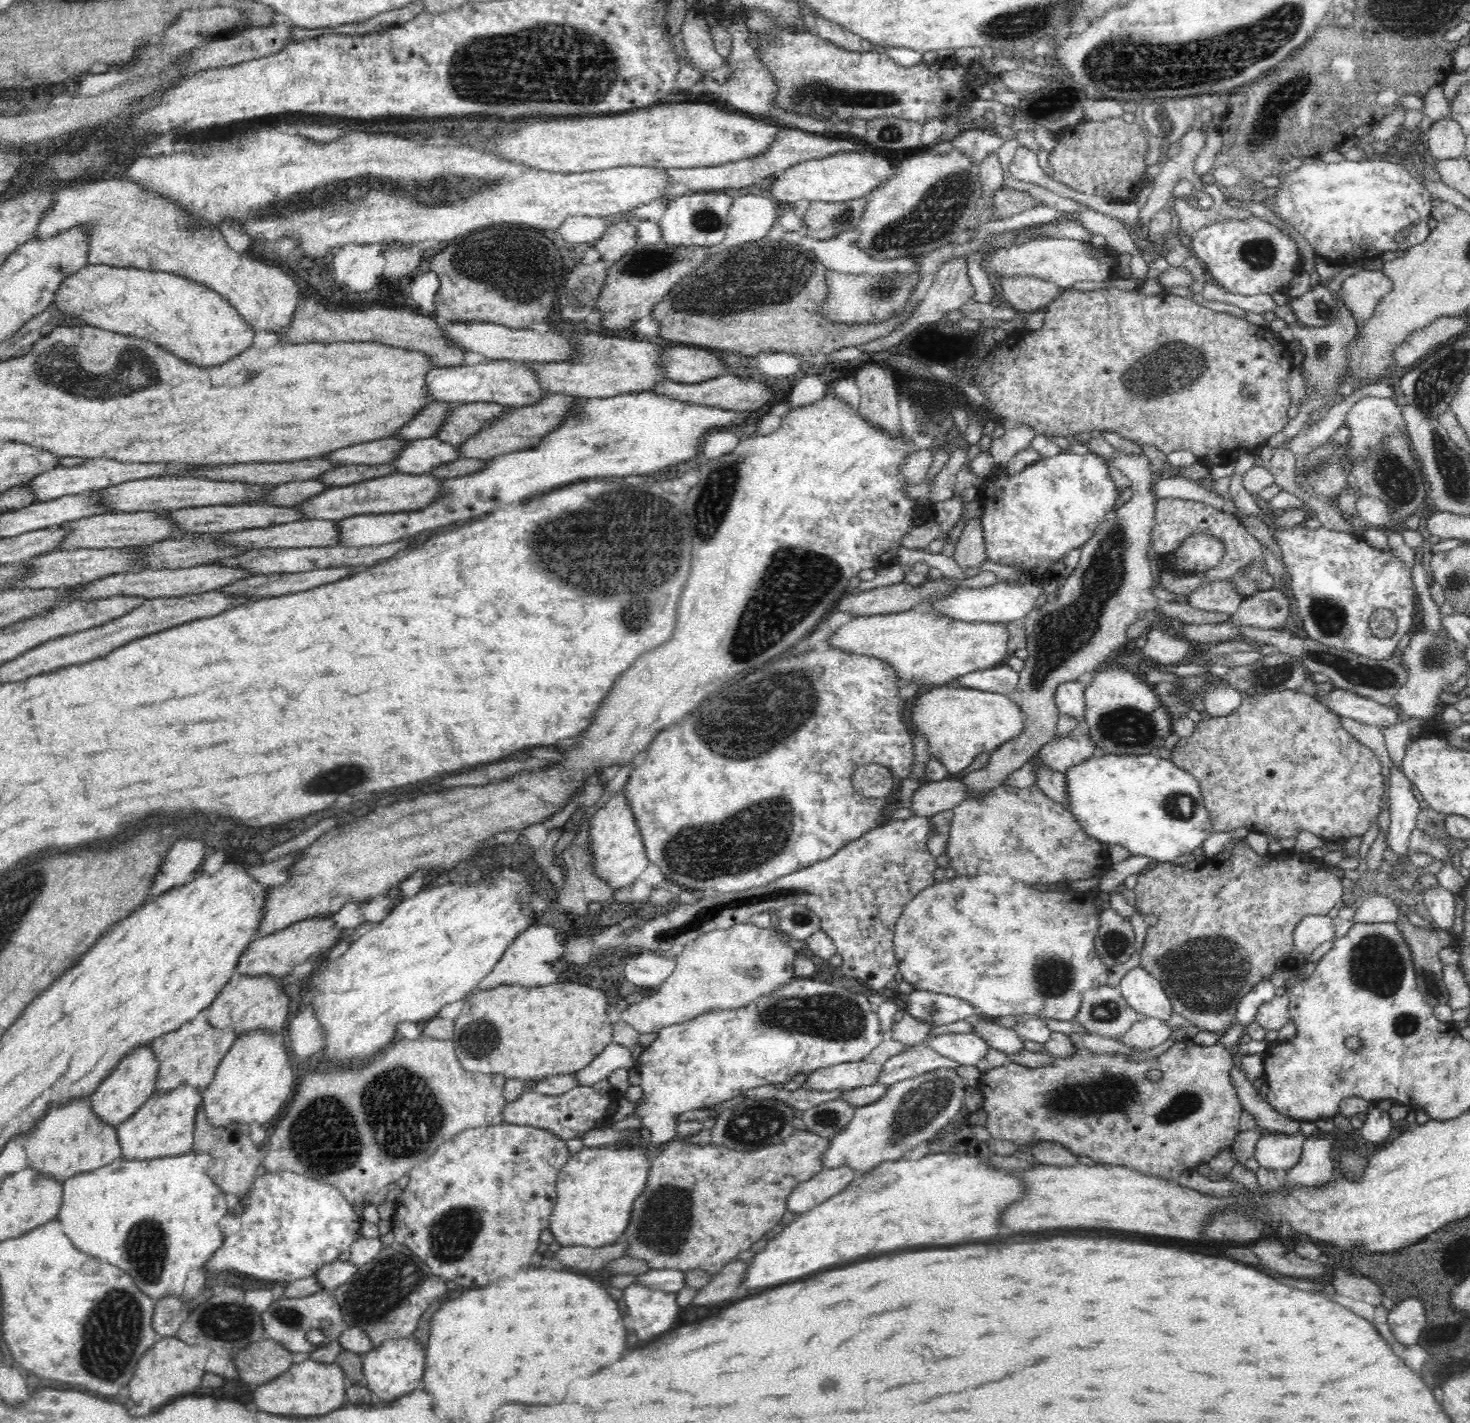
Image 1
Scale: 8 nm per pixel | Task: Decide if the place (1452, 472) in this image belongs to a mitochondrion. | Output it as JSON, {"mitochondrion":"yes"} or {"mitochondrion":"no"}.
{"mitochondrion":"yes"}

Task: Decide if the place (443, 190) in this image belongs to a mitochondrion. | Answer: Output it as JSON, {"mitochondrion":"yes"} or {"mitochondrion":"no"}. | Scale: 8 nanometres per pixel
{"mitochondrion":"yes"}

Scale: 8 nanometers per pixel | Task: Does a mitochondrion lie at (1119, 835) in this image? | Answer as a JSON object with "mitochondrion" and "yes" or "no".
{"mitochondrion":"no"}

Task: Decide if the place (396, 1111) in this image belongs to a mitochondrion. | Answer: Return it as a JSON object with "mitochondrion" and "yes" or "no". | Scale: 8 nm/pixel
{"mitochondrion":"yes"}

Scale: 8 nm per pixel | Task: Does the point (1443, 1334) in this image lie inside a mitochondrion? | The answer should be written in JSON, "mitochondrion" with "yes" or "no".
{"mitochondrion":"no"}

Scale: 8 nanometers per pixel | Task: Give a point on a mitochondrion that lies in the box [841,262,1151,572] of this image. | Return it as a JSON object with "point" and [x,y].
{"point":[884,291]}

